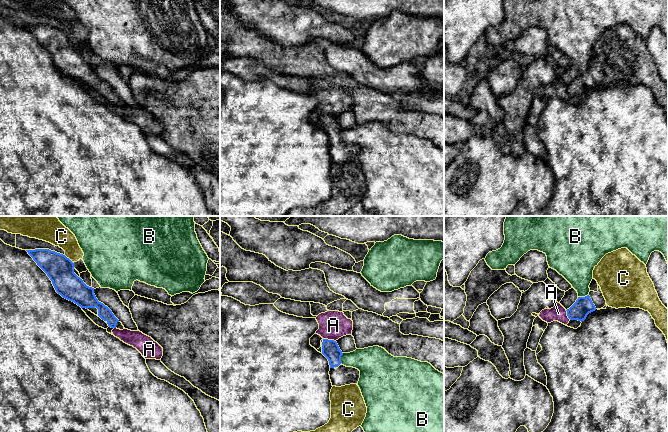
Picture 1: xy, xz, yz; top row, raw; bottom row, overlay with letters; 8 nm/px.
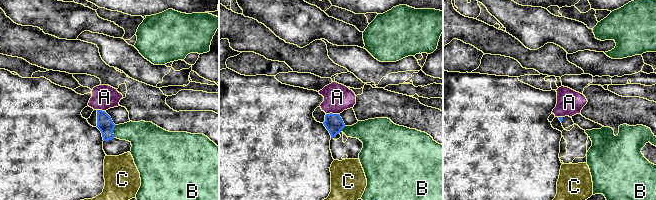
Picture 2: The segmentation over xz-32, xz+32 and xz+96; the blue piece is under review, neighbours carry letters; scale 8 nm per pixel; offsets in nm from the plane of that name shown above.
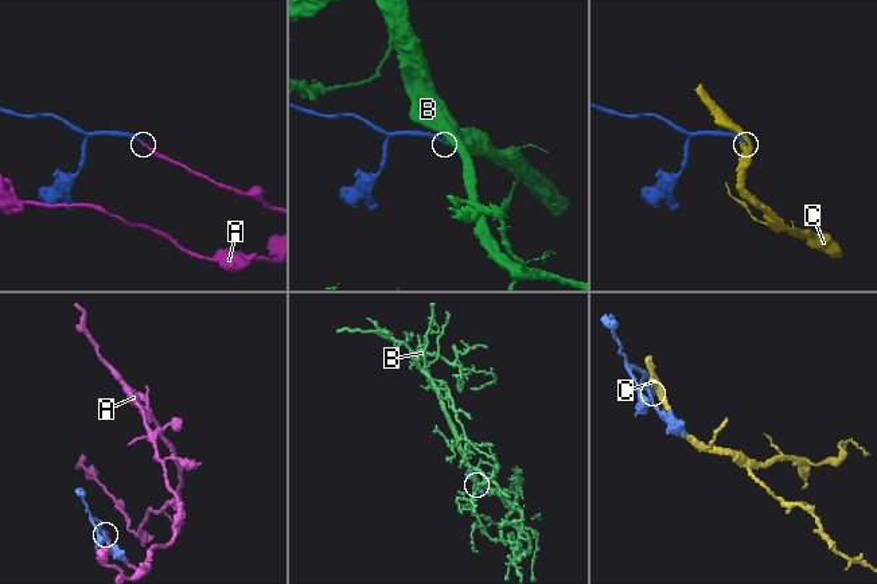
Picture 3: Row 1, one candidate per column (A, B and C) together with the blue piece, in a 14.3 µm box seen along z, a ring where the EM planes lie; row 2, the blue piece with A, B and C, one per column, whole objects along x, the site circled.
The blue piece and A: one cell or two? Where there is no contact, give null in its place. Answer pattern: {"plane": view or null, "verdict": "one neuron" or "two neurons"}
{"plane": "xz", "verdict": "two neurons"}

